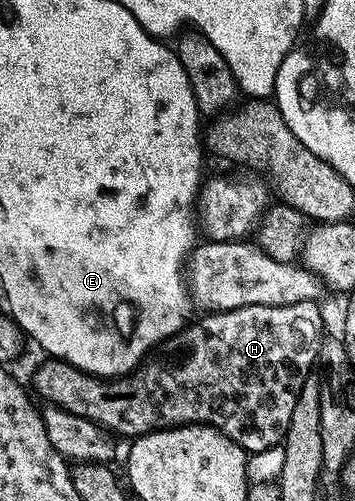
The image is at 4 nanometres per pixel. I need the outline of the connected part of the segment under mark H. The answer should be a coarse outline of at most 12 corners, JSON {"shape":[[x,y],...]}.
{"shape":[[317,301],[205,315],[135,372],[48,358],[37,397],[135,438],[283,441]]}

